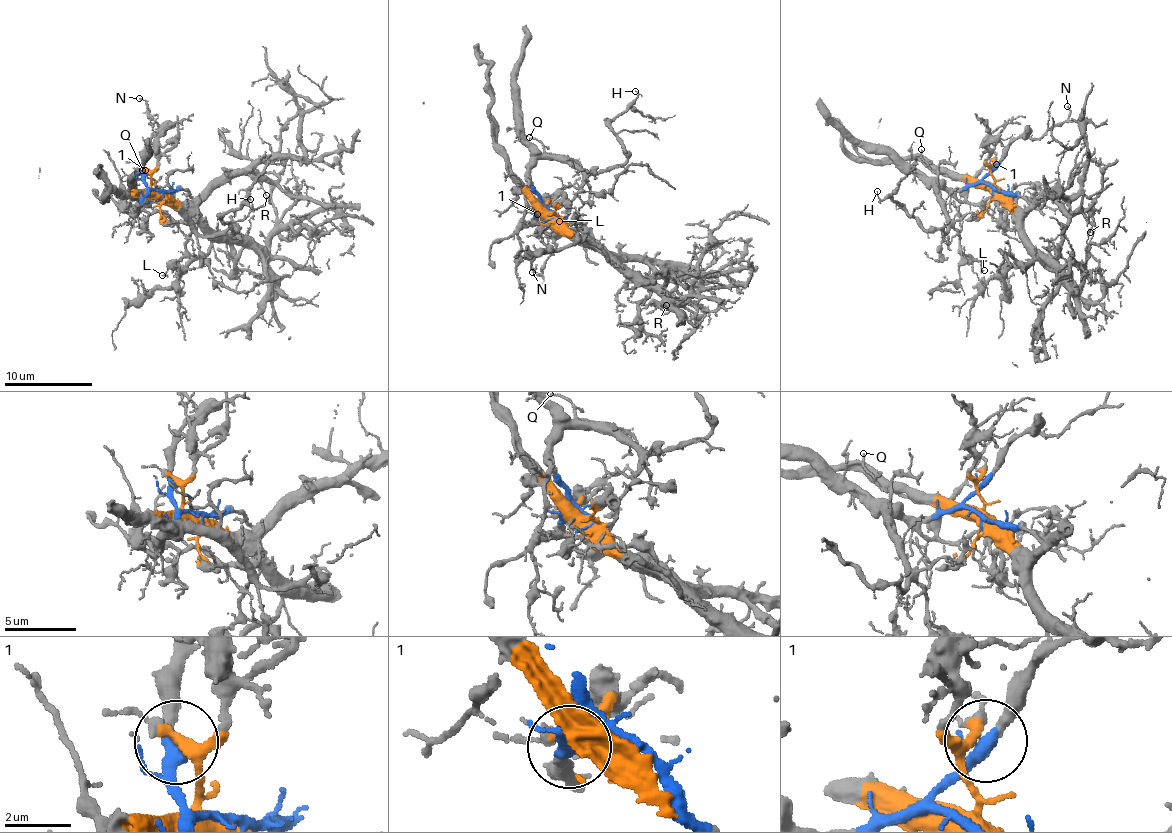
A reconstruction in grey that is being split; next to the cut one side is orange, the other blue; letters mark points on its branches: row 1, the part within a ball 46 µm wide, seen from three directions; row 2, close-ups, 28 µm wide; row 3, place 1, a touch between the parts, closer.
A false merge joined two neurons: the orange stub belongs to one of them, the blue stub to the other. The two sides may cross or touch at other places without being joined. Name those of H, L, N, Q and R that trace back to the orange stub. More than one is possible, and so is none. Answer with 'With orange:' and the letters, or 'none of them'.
With orange: R

